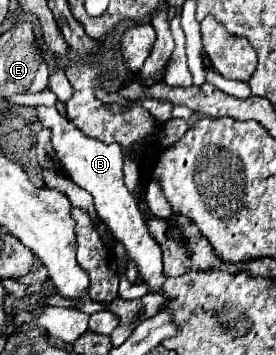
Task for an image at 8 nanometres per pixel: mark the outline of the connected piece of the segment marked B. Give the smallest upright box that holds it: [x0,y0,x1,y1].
[35,106,165,292]

